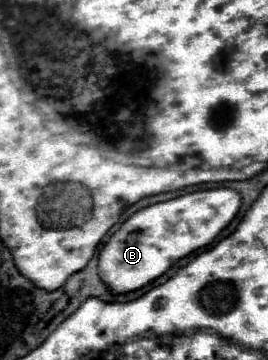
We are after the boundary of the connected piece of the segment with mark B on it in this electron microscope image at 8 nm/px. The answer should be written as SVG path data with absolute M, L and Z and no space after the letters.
M228 187L194 191L170 201L150 205L136 211L102 247L98 255L98 275L102 283L116 295L142 289L176 261L196 249L210 245L220 231L236 217L240 209L240 195Z

